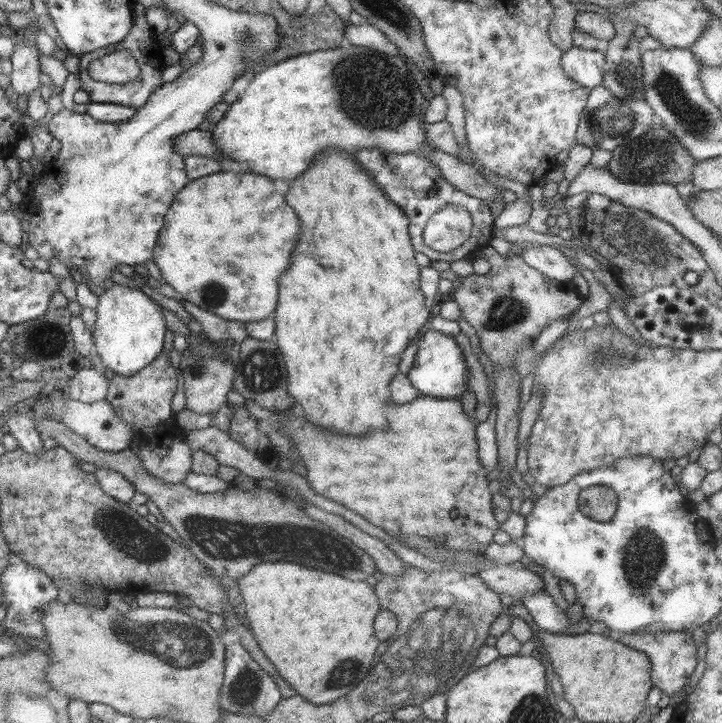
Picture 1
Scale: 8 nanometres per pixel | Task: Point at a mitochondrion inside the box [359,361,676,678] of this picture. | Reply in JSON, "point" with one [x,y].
{"point":[646,553]}

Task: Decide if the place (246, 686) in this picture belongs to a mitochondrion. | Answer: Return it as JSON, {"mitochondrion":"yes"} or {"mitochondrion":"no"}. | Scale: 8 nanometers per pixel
{"mitochondrion":"yes"}

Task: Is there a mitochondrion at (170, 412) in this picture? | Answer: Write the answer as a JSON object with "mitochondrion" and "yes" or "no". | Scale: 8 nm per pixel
{"mitochondrion":"no"}

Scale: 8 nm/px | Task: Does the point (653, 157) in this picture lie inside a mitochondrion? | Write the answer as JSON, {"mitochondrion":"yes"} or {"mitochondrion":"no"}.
{"mitochondrion":"yes"}

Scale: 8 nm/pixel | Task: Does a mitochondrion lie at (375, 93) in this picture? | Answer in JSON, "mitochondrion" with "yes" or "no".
{"mitochondrion":"yes"}

